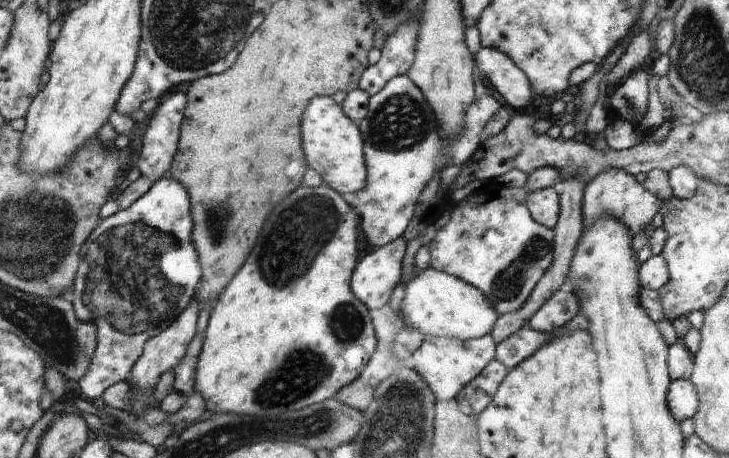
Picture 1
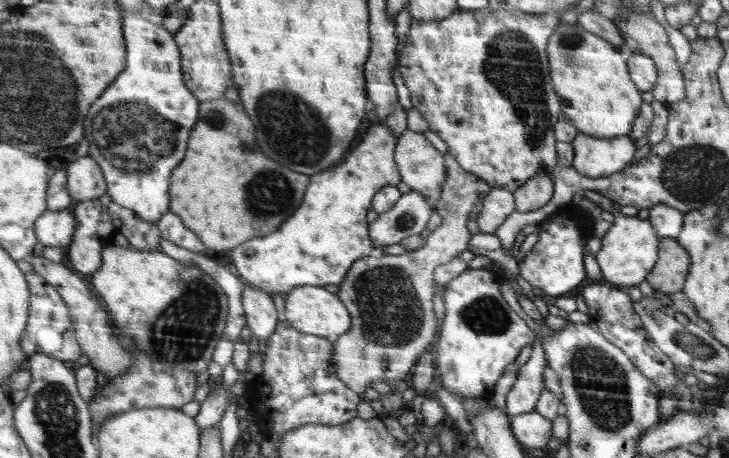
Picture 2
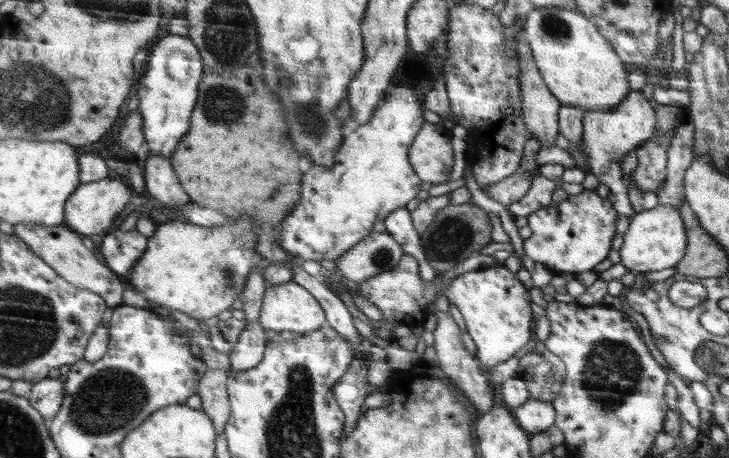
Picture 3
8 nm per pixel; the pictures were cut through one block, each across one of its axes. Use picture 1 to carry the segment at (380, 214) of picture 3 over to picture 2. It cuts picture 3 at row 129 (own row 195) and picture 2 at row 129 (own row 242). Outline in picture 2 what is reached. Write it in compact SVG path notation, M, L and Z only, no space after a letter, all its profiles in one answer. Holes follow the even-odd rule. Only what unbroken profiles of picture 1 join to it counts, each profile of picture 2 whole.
M374 124L342 164L312 175L303 202L276 232L231 250L239 278L254 288L266 289L270 295L284 295L303 285L342 283L352 266L371 253L366 220L370 202L382 188L402 181L394 157L398 142L395 135L388 125Z

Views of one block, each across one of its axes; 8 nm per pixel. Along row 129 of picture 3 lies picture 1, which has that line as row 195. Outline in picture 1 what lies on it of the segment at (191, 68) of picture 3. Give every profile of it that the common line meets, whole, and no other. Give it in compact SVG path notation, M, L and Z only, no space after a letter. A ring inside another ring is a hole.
M169 173L154 181L150 190L129 208L120 209L103 220L91 239L84 244L73 304L81 321L99 326L97 354L93 358L90 373L80 383L82 392L89 398L102 397L111 385L128 380L132 368L143 355L144 344L167 331L194 298L202 272L196 248L191 244L194 226L190 210L187 189Z

